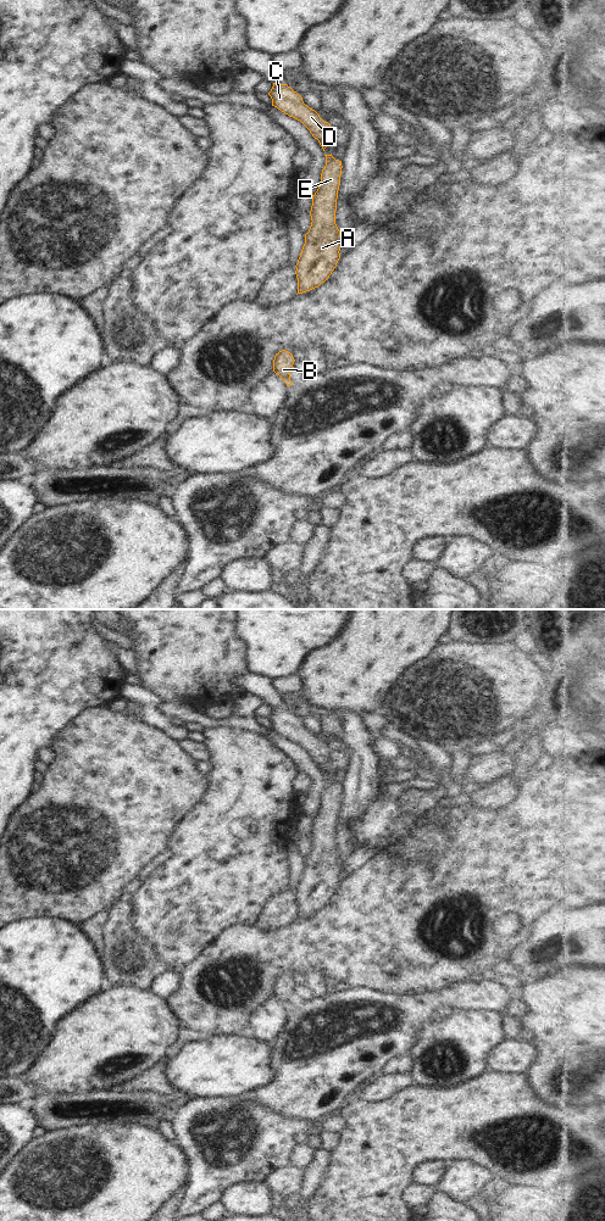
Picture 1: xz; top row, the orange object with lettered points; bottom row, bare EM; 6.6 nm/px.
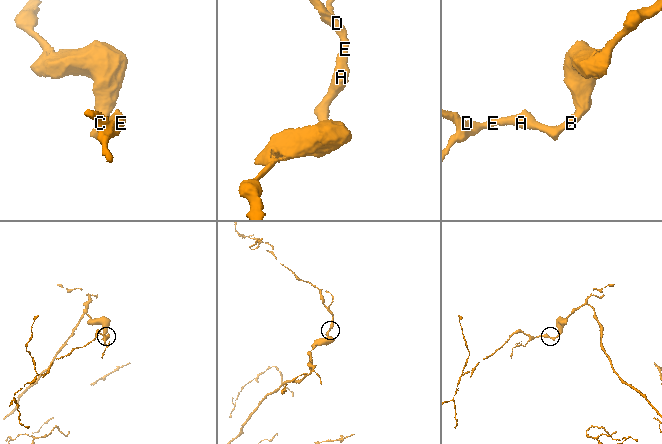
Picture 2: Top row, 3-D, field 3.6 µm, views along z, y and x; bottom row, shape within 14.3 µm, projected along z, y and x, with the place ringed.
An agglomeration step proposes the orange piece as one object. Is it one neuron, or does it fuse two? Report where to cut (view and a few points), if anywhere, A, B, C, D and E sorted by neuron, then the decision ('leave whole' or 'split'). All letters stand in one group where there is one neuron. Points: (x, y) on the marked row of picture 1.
no cut | A B C D E | leave whole

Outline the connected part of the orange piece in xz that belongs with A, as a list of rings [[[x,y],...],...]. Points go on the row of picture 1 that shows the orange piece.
[[[332,154],[326,156],[317,191],[312,195],[311,227],[296,263],[298,294],[310,291],[324,283],[340,258],[342,236],[335,224],[342,161]]]

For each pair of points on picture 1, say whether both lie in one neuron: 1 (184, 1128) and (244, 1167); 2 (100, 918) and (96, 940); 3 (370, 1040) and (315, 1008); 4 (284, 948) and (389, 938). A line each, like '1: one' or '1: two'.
1: one
2: one
3: one
4: one

